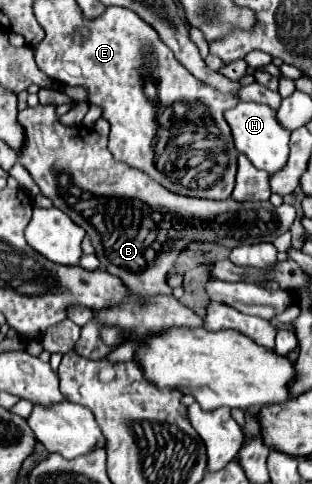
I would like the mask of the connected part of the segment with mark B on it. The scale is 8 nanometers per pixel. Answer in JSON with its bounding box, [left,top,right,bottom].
[18,105,296,295]

